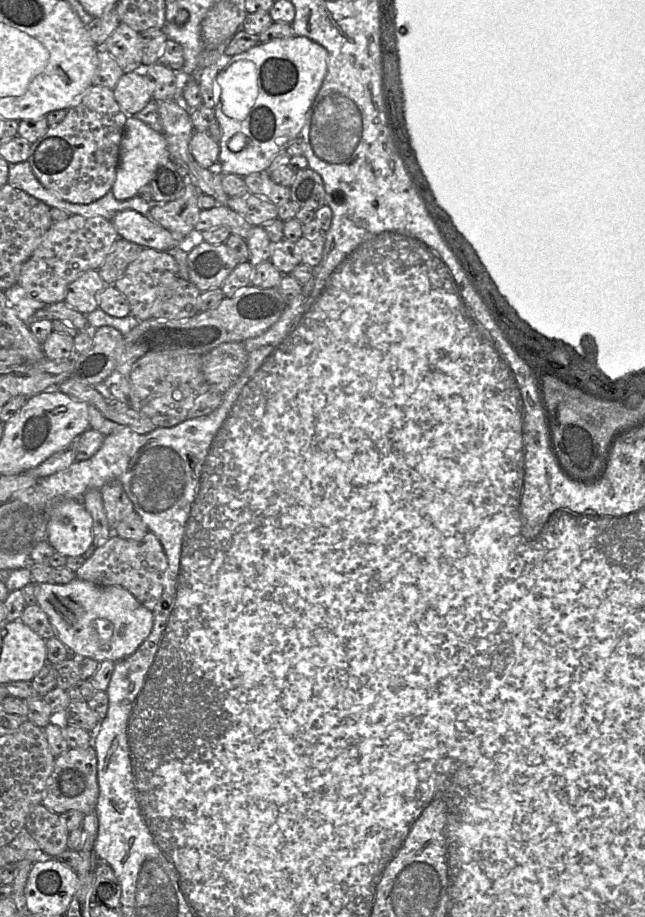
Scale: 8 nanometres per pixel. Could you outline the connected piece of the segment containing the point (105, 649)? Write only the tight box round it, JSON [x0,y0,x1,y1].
[36,577,153,662]

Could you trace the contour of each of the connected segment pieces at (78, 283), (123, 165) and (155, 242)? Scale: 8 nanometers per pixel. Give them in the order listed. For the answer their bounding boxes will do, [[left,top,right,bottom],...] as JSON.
[[65,270,106,315],[111,116,169,200],[111,210,179,251]]

